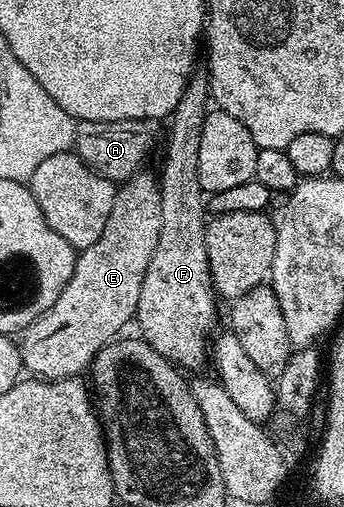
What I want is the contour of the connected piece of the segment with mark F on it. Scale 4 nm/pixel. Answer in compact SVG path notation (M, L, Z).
M205 67L194 68L187 87L183 87L183 95L179 95L179 103L175 103L173 112L167 118L169 134L165 137L165 162L161 165L161 173L159 172L163 227L159 227L159 243L155 243L155 253L151 255L151 263L147 263L147 271L143 275L143 287L139 291L135 318L135 325L141 328L139 333L143 340L151 347L155 347L159 355L163 355L185 371L197 369L204 361L206 364L210 360L211 334L214 332L213 324L217 321L217 304L219 304L217 290L213 288L211 271L207 263L205 246L207 201L199 183L199 138L203 135L203 119L210 105L209 70Z

